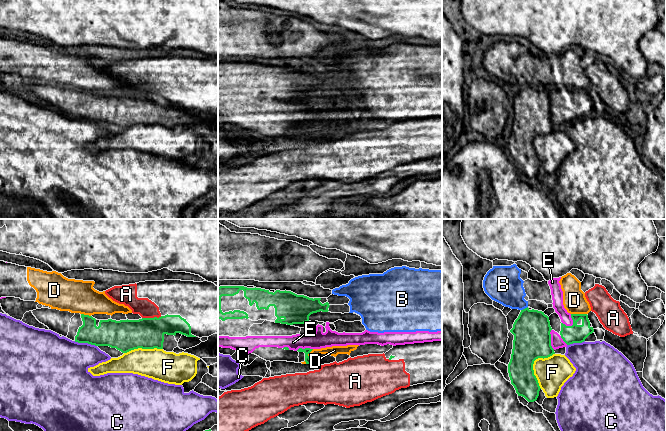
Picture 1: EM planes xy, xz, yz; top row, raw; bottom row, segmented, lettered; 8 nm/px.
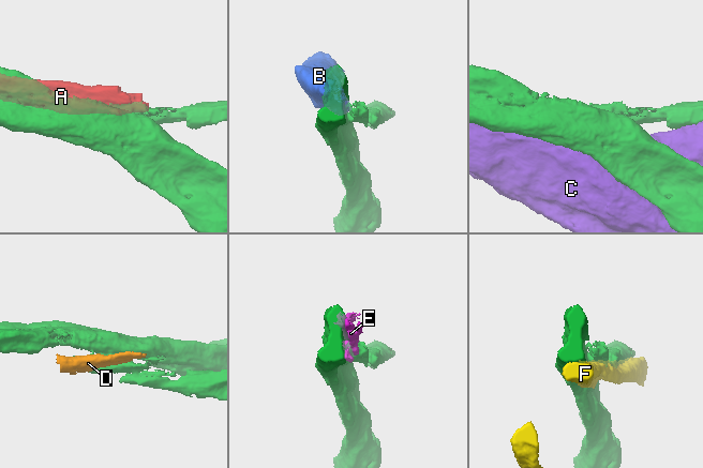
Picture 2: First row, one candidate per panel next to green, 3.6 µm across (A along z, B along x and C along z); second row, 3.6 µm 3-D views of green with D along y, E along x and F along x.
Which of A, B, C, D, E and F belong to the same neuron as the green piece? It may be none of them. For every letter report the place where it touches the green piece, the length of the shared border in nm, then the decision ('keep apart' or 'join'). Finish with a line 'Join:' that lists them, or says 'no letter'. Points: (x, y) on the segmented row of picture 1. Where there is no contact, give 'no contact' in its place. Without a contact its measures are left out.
A: meets green in xy at (151, 318); contact 160 nm long; keep apart
B: meets green in yz at (525, 308); contact 70 nm long; keep apart
C: meets green in xy at (85, 342); contact 190 nm long; keep apart
D: meets green in yz at (579, 314); contact 130 nm long; keep apart
E: meets green in yz at (573, 322); contact 110 nm long; keep apart
F: meets green in yz at (532, 365); contact 300 nm long; keep apart
Join: no letter

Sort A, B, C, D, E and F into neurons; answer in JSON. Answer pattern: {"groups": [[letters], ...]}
{"groups": [["A", "B", "D", "E"], ["C"], ["F"]]}

